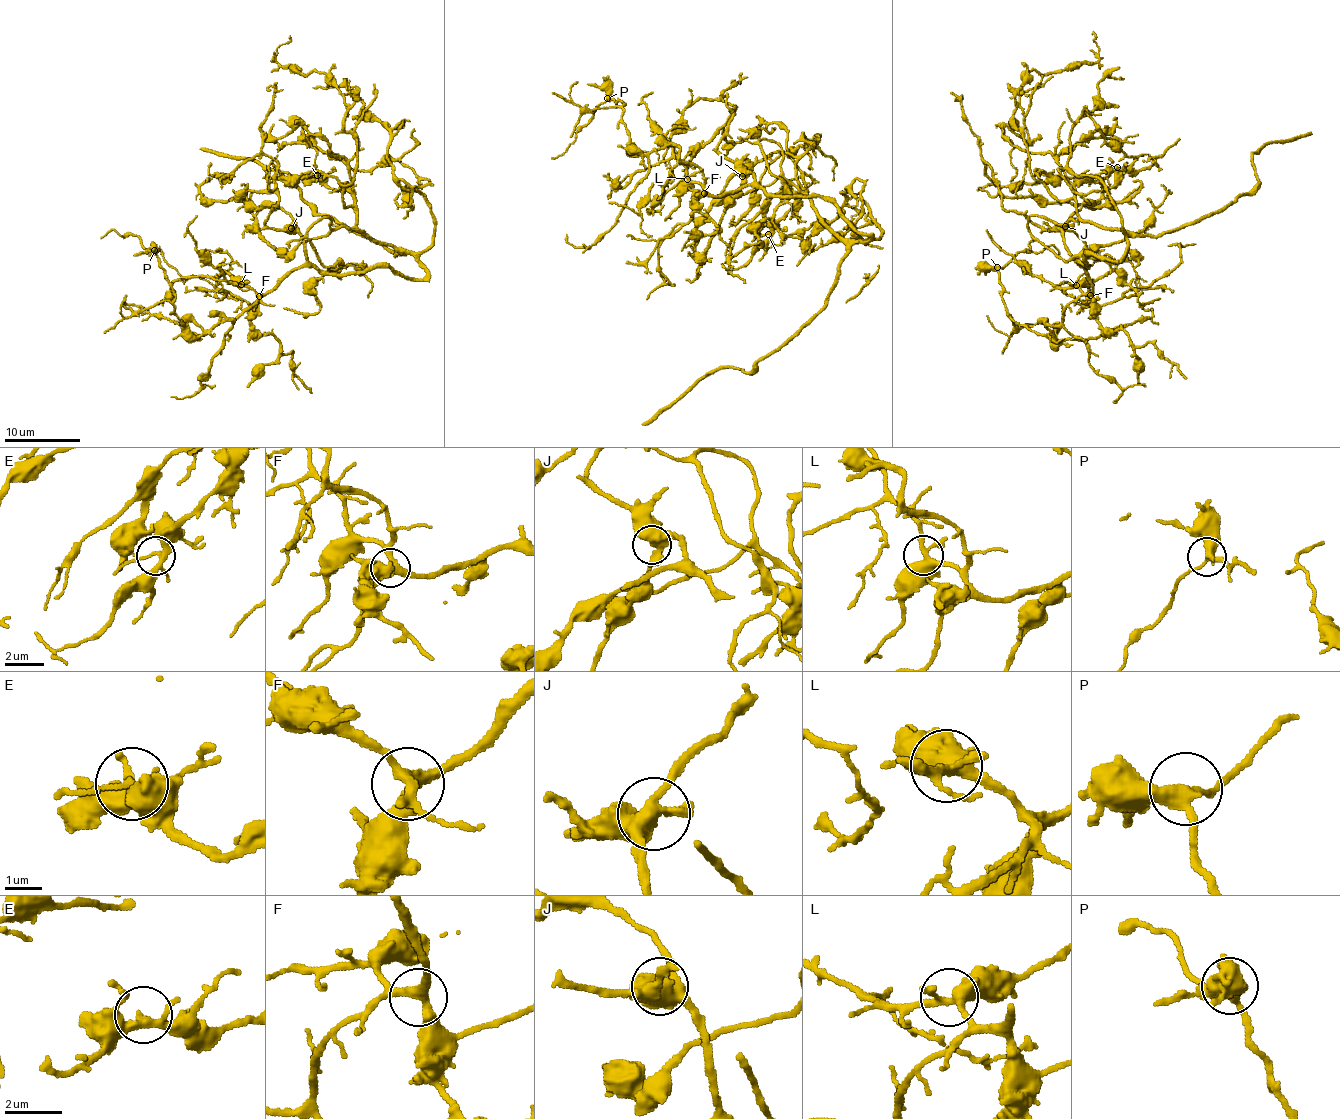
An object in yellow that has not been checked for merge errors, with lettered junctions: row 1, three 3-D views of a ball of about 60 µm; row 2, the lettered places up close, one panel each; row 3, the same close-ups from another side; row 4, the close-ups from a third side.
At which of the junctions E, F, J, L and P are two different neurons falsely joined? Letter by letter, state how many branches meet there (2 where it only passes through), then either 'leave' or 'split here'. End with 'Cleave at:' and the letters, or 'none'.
E: 4 branches meet; leave
F: 3 branches meet; leave
J: 4 branches meet; leave
L: 4 branches meet; leave
P: 3 branches meet; leave
Cleave at: none

